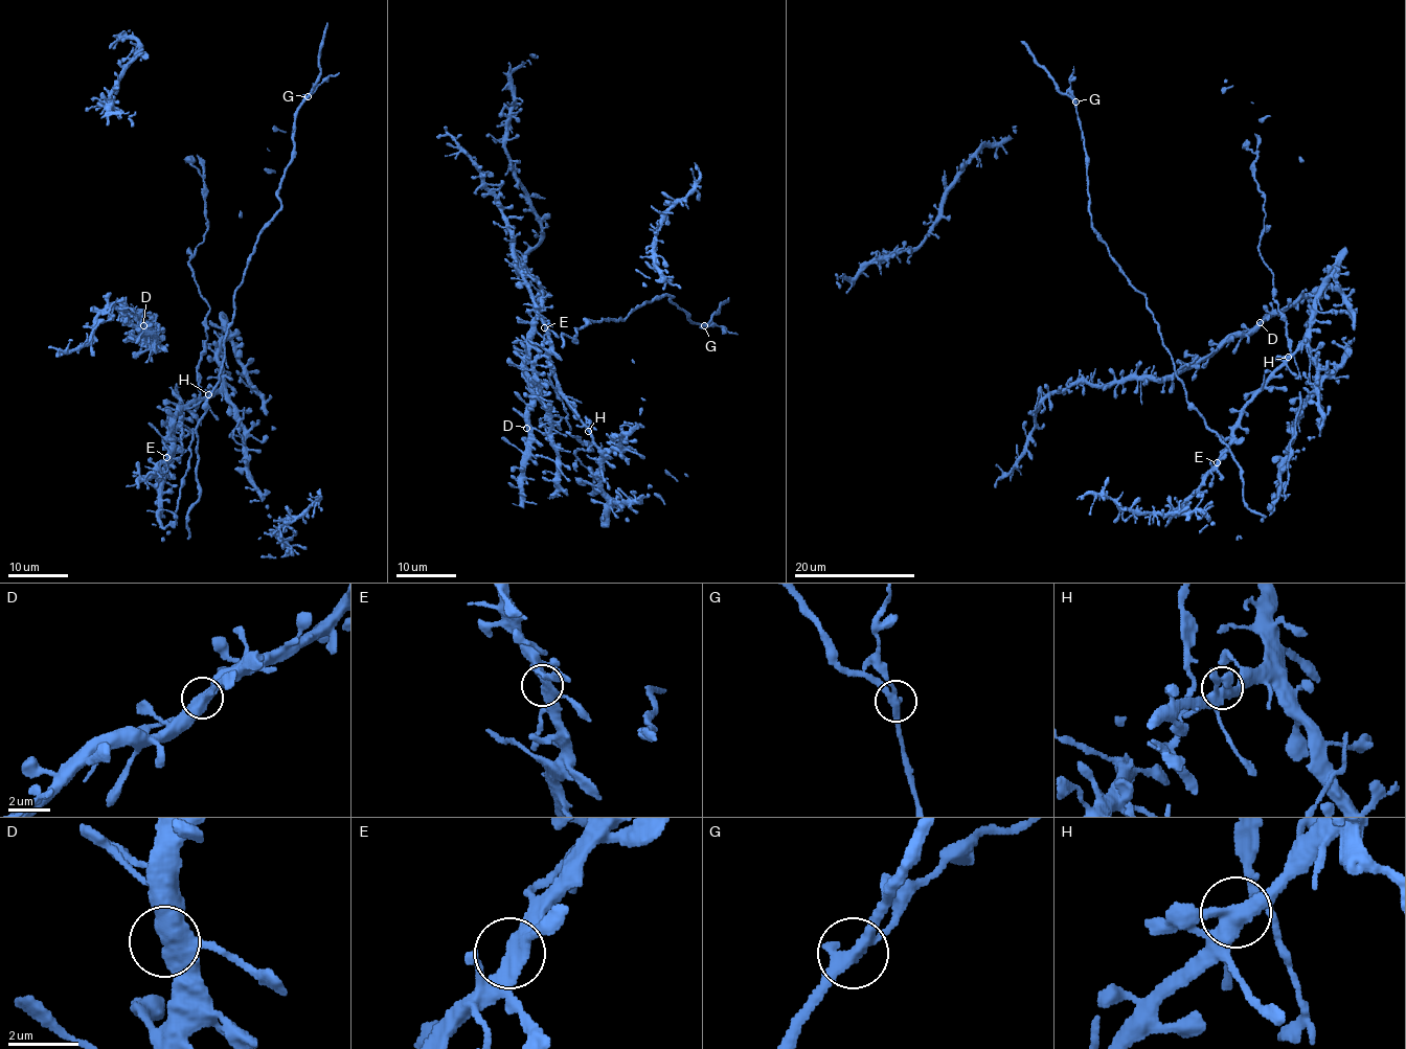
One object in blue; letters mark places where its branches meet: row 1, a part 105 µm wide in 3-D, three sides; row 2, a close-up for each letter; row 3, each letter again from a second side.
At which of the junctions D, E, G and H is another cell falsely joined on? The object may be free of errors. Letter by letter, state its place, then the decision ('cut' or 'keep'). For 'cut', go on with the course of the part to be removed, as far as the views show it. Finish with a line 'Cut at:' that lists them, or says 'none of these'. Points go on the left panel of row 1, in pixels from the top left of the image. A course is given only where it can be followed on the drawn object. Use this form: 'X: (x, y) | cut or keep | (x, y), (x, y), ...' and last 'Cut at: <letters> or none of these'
D: (143, 325) | keep
E: (166, 457) | keep
G: (308, 96) | cut | (307, 96), (326, 78), (339, 73)
H: (208, 394) | keep
Cut at: G

